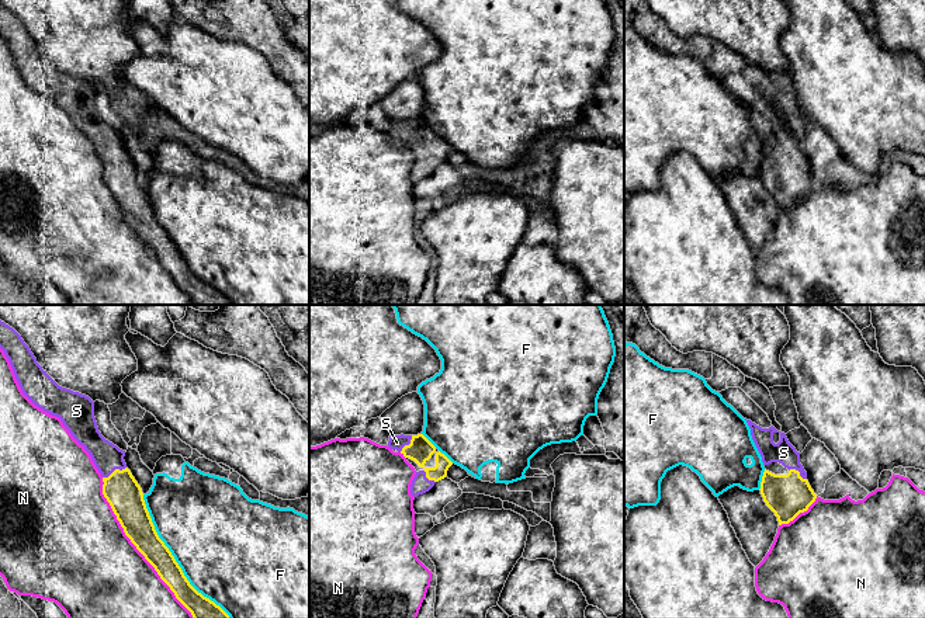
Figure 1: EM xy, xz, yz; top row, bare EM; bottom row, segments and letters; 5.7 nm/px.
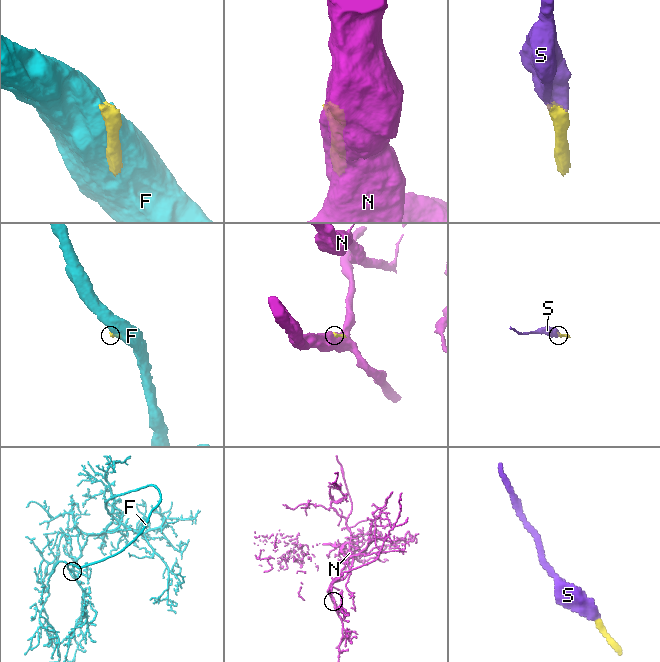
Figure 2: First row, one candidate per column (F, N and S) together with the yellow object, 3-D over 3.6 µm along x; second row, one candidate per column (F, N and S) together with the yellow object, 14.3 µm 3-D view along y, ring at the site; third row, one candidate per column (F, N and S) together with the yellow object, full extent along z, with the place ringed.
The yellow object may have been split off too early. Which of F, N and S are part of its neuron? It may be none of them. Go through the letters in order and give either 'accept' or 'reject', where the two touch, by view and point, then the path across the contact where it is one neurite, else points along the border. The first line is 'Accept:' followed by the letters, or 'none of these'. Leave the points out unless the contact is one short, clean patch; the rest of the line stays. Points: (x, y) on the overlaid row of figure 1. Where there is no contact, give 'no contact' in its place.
Accept: S
F: reject | xy (175, 559)
N: reject | xy (137, 548)
S: accept | xy (115, 469) | across xy (121, 490), (115, 469), (107, 457)

